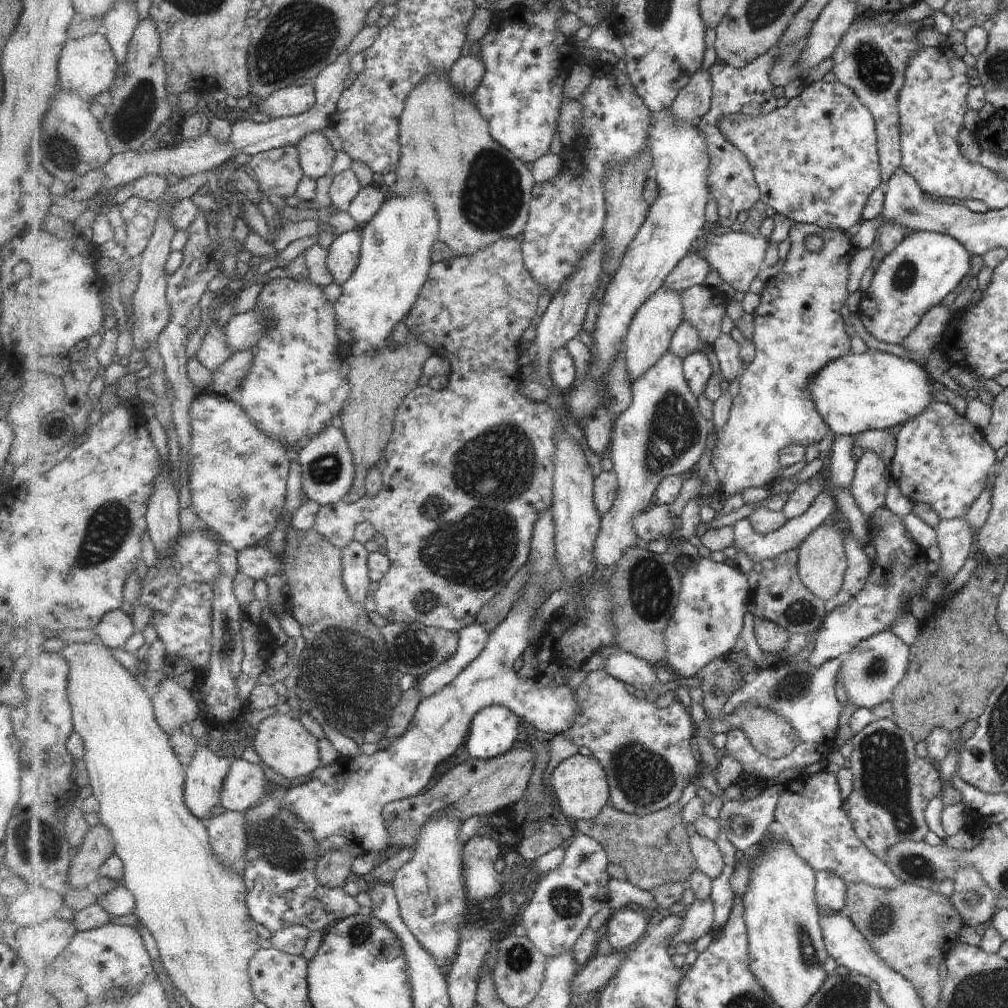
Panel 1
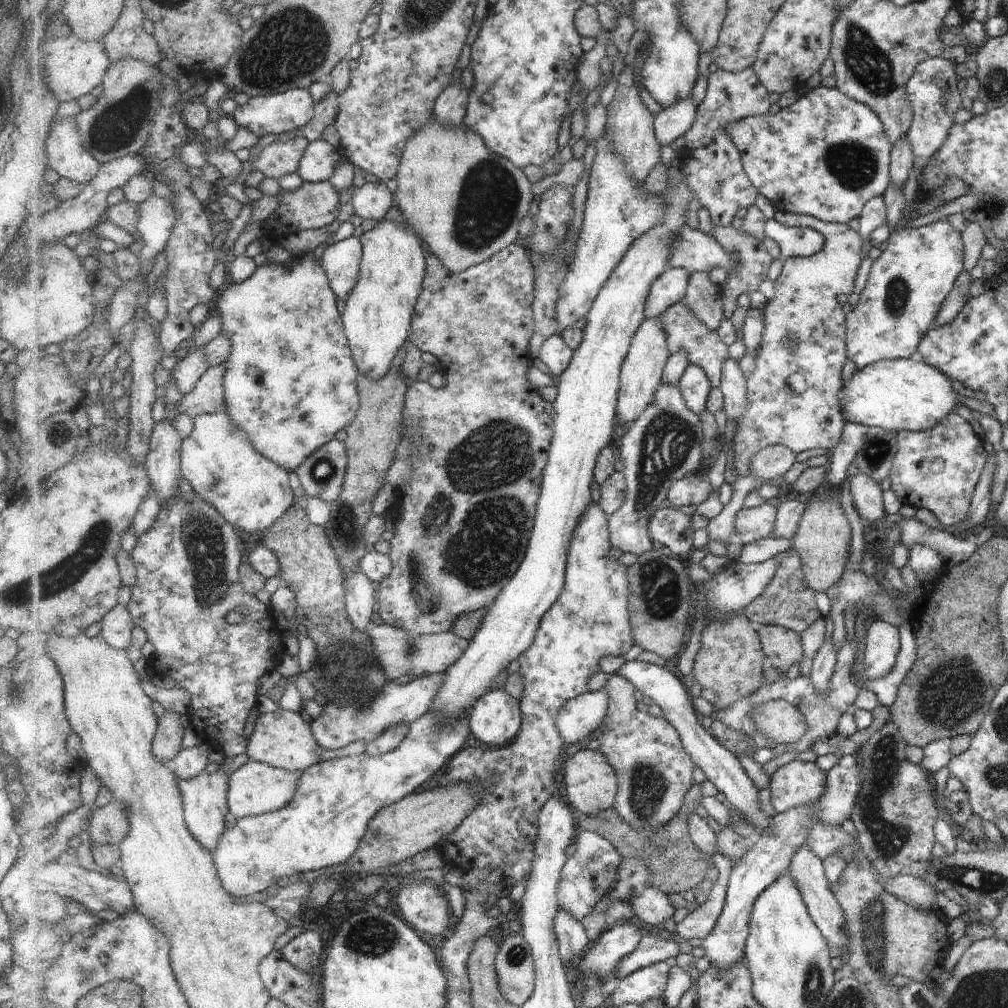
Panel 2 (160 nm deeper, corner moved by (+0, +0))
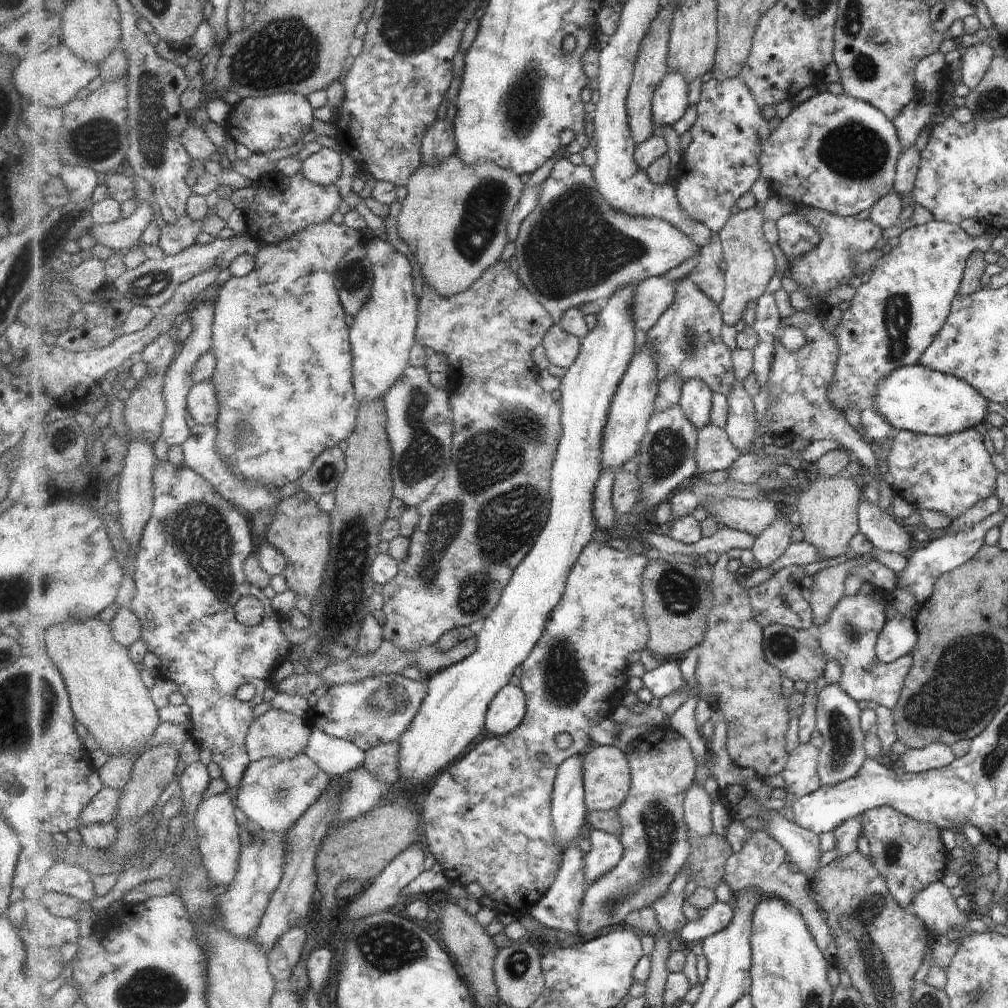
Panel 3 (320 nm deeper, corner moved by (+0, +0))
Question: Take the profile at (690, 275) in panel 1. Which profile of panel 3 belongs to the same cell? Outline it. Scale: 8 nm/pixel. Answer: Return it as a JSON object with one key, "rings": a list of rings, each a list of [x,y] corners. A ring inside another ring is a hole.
{"rings":[[[663,276],[652,277],[637,285],[637,292],[633,298],[633,318],[635,318],[635,330],[637,330],[637,352],[645,346],[648,333],[659,321],[659,318],[675,302],[675,280],[666,280]]]}

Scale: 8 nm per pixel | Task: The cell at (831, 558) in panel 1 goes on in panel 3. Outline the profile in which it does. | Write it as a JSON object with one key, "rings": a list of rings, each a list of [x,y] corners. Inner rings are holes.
{"rings":[[[816,474],[806,476],[806,487],[798,501],[799,528],[804,533],[804,541],[813,544],[821,560],[837,557],[847,552],[849,542],[857,532],[857,506],[859,503],[859,488],[843,476],[827,476],[819,478]]]}

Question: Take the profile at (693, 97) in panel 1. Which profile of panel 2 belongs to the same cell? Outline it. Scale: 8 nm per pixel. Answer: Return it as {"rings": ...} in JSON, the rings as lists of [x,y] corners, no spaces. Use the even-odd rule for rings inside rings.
{"rings":[[[689,96],[675,106],[662,108],[653,116],[656,122],[657,140],[661,146],[675,142],[677,138],[685,136],[689,130],[692,130],[695,122],[697,122],[699,105],[693,104],[693,100]]]}

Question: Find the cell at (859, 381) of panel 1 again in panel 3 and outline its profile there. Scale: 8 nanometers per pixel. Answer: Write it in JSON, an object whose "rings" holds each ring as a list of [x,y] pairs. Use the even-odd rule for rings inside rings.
{"rings":[[[921,364],[895,368],[881,378],[875,386],[871,406],[879,412],[879,418],[885,418],[892,428],[936,436],[973,429],[973,426],[985,421],[988,412],[985,398],[969,384],[955,376],[929,370]]]}

